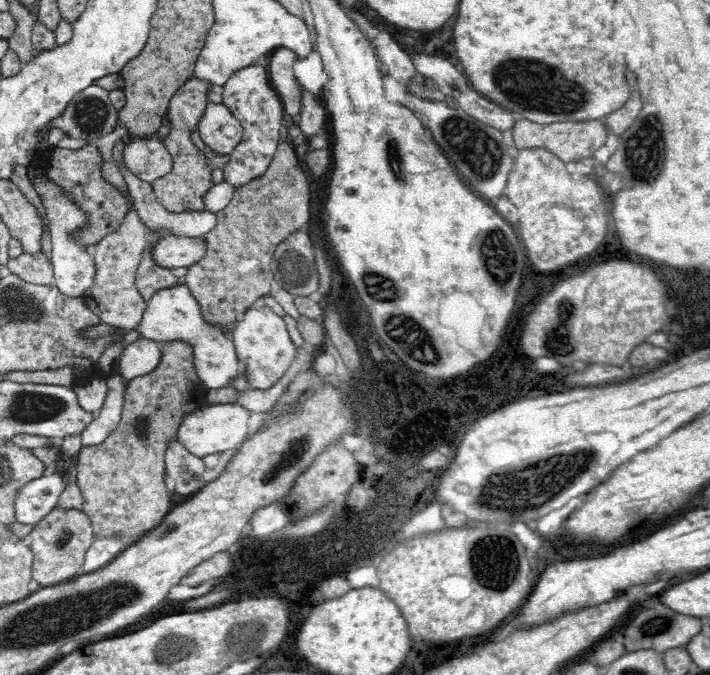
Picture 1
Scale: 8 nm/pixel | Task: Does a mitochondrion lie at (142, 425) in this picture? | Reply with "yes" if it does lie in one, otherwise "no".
yes

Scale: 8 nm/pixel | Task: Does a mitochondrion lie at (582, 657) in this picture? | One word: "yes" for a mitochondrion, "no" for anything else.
no

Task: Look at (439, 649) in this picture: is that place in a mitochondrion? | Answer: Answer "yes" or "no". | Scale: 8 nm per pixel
no

